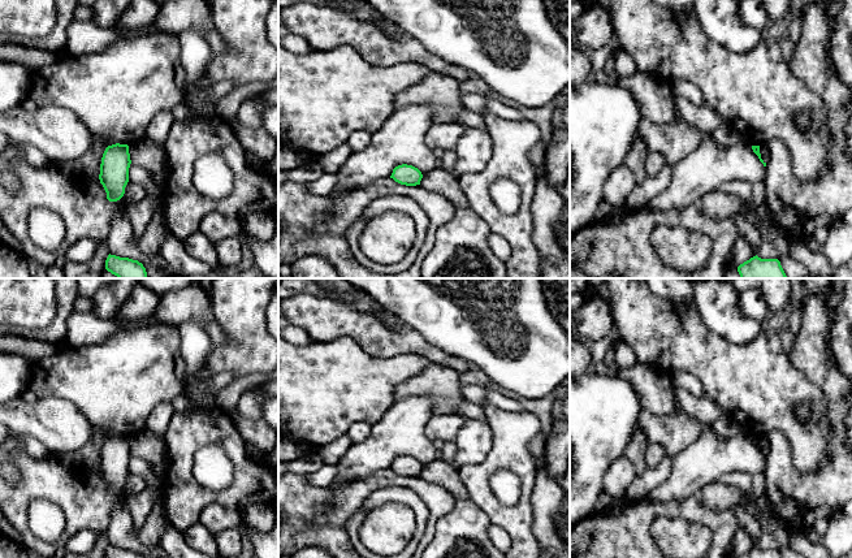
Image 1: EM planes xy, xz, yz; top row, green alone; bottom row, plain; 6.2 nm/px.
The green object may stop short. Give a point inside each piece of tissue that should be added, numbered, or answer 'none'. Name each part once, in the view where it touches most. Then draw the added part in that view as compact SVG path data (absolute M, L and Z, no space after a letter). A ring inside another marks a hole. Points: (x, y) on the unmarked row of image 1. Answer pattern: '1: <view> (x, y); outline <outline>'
none

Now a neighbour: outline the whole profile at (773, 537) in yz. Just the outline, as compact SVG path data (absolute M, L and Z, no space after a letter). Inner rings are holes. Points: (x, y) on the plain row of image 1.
M730 472L719 479L721 484L740 489L747 503L744 510L753 515L761 527L757 548L761 550L779 550L790 544L790 532L779 527L773 518L766 518L754 505L756 496L752 489L752 475L747 472Z

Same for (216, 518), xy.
M219 503L206 506L199 518L199 523L203 524L212 535L229 528L238 528L242 522L241 511Z

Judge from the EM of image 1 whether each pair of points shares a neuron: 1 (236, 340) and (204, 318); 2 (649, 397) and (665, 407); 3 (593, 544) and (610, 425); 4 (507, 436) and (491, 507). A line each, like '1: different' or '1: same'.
1: different
2: same
3: different
4: same

